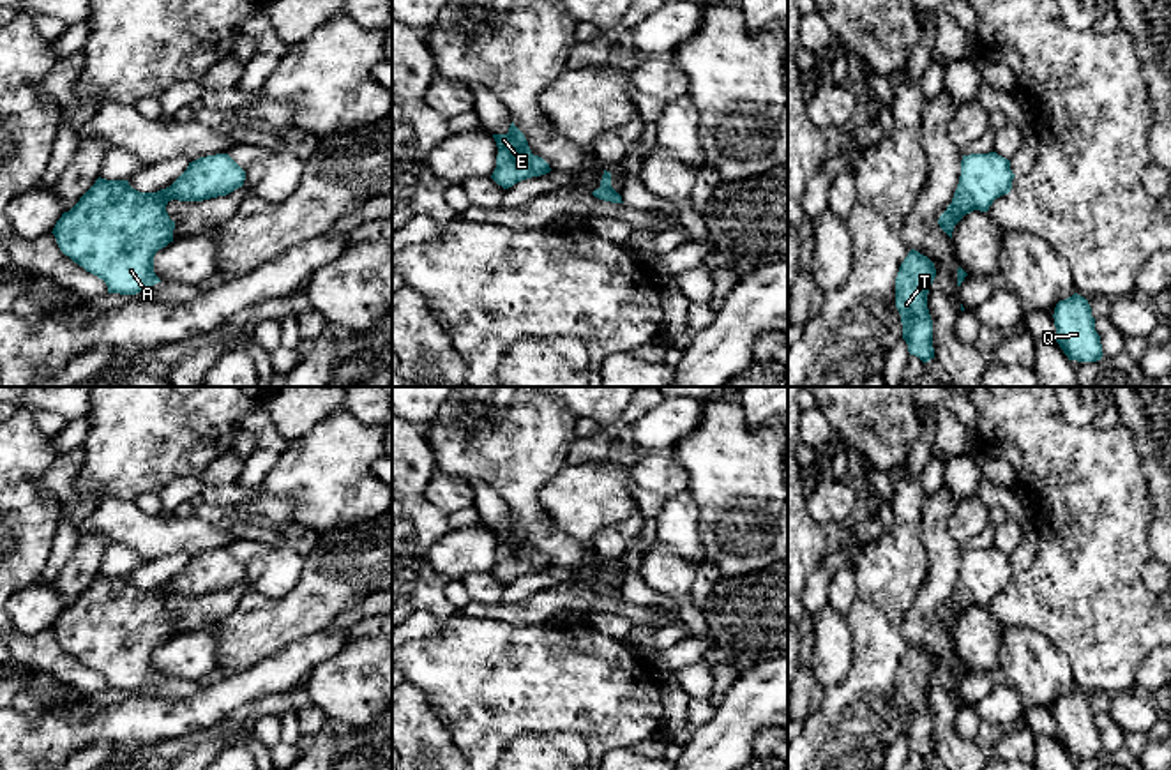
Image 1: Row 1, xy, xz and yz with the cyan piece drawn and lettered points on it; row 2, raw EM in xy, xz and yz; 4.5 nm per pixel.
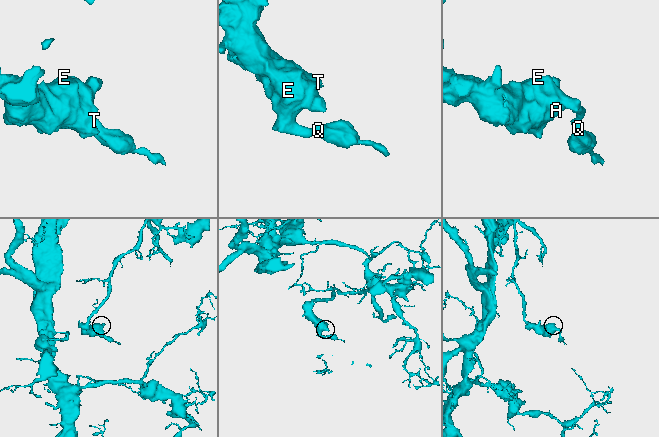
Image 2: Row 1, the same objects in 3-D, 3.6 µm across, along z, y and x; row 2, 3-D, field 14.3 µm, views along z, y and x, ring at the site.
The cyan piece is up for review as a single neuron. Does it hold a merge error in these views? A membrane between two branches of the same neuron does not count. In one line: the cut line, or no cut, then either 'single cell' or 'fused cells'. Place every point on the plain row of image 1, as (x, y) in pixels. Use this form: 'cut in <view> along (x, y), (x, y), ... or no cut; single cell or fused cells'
no cut; single cell

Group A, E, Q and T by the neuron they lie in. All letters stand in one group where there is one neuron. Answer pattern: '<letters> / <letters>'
A E Q T

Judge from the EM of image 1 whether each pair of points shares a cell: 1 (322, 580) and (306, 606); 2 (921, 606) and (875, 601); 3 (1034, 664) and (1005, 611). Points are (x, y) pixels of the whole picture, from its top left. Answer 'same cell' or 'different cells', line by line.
1: same cell
2: different cells
3: different cells

